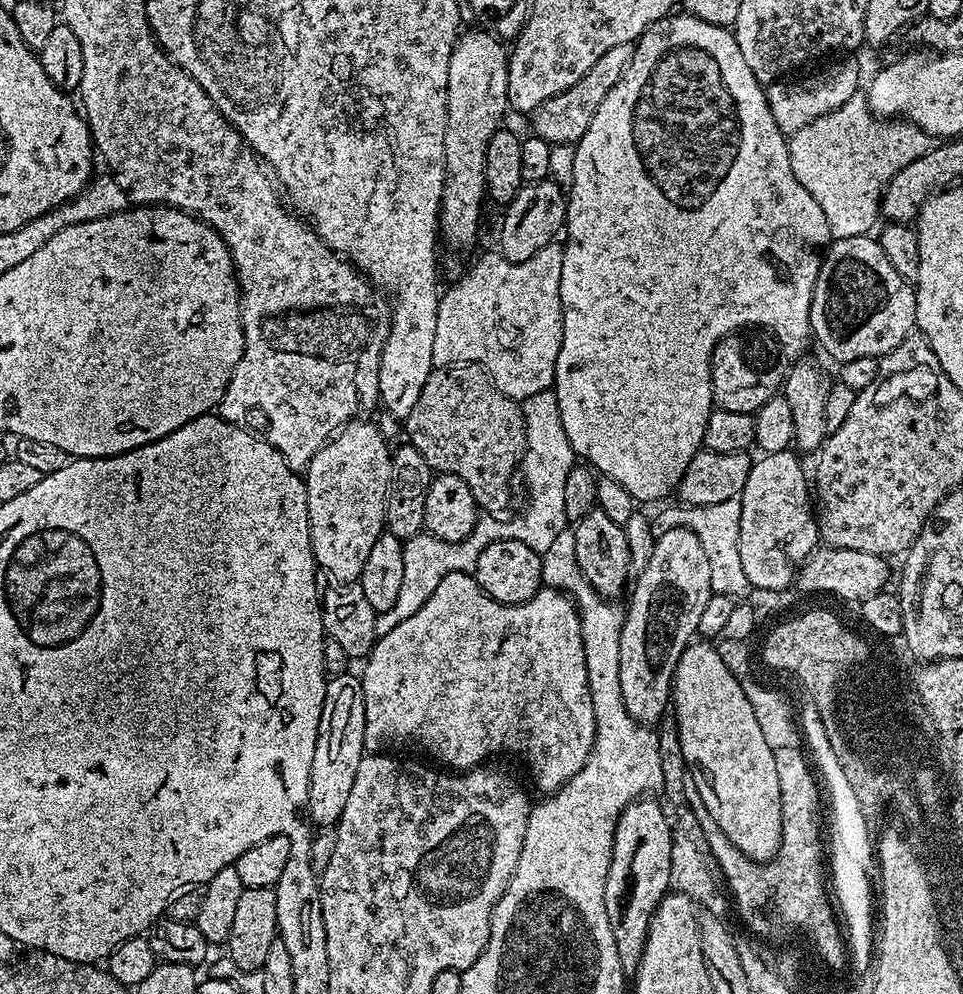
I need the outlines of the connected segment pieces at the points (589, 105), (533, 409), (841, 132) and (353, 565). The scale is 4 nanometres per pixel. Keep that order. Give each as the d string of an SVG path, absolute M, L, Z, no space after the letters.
M623 44L606 50L606 54L602 54L602 58L598 58L598 62L594 62L594 66L590 66L590 70L586 70L586 74L582 74L582 78L578 78L574 86L570 86L570 90L554 94L554 98L542 102L542 106L531 113L531 131L542 137L547 144L577 144L582 134L586 134L590 118L594 118L598 106L602 106L602 98L606 98L606 94L614 90L618 78L622 78L622 74L630 66L632 49L632 44Z
M549 390L530 394L522 402L524 413L524 428L528 432L528 444L524 448L522 461L522 476L524 472L524 484L526 487L526 498L534 498L534 502L565 502L566 478L570 470L577 467L578 457L576 451L570 446L570 438L566 438L566 430L562 427L562 414L558 410L558 398L555 391Z
M864 94L851 96L842 102L842 106L838 106L838 110L830 110L830 114L822 114L814 122L802 126L802 130L787 137L787 142L794 178L798 178L798 182L806 186L810 198L822 206L822 214L826 214L826 226L832 240L869 235L873 231L871 228L877 227L876 220L881 219L880 197L884 195L884 187L890 178L894 178L902 166L910 166L910 162L925 156L930 147L930 137L926 130L917 124L909 124L903 118L881 118L875 115Z
M368 418L344 425L314 454L306 469L312 558L336 582L359 581L374 542L386 531L392 454L380 428Z

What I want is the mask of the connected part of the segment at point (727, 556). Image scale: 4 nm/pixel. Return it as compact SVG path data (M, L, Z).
M739 499L714 502L714 506L675 507L664 508L657 516L651 517L652 535L661 536L671 528L689 528L698 538L698 542L702 542L706 558L710 558L710 582L713 593L733 598L747 597L744 595L750 592L750 585L746 578L746 570L742 570L742 554L738 554L738 538L742 522L742 506Z

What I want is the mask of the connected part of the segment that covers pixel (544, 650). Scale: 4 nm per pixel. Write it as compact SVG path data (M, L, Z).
M467 572L446 574L442 583L434 589L434 594L426 598L426 606L410 614L406 622L398 622L394 630L379 637L372 648L371 654L363 661L362 679L364 681L364 701L366 702L366 734L364 746L368 750L380 750L383 744L401 744L404 748L417 748L428 756L437 760L437 765L448 770L467 770L479 768L485 763L487 756L495 752L513 752L524 759L532 780L544 791L551 794L560 789L582 766L588 761L588 755L594 746L596 733L596 719L590 686L586 678L586 650L582 650L582 622L580 611L576 609L576 602L566 592L558 592L555 588L541 587L524 604L503 604L490 598L476 581L475 575Z

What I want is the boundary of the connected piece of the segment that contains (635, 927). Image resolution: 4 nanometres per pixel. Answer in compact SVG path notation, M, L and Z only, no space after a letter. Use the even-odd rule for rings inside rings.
M641 798L621 814L614 834L610 870L604 879L606 918L610 918L610 934L614 934L614 946L618 946L618 962L622 962L625 974L639 971L650 922L657 906L670 891L668 883L674 828L668 825L665 805L659 802L656 798Z

